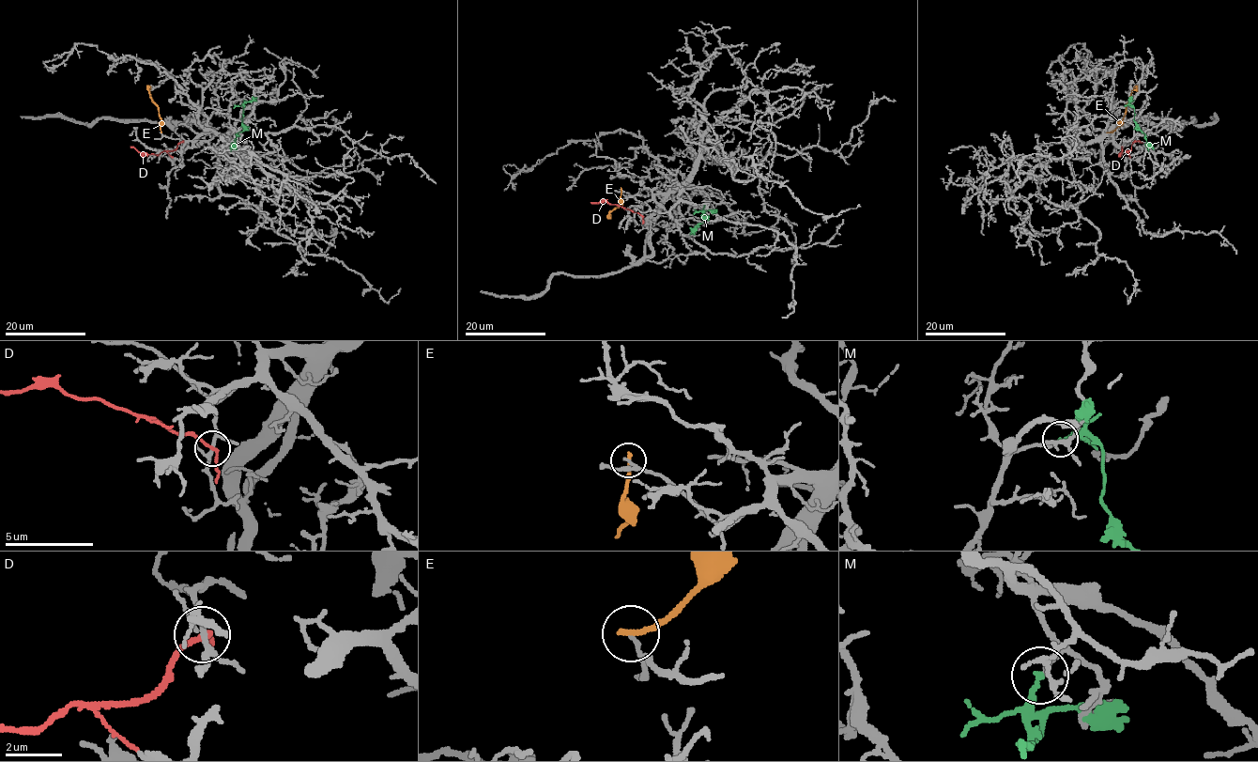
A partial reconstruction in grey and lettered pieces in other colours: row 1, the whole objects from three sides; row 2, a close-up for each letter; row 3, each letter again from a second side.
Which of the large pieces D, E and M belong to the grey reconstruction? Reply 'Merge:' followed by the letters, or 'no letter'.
Merge: no letter

